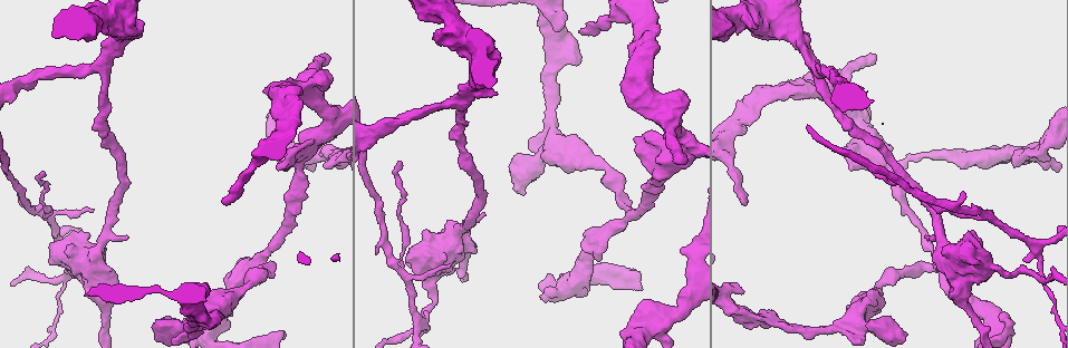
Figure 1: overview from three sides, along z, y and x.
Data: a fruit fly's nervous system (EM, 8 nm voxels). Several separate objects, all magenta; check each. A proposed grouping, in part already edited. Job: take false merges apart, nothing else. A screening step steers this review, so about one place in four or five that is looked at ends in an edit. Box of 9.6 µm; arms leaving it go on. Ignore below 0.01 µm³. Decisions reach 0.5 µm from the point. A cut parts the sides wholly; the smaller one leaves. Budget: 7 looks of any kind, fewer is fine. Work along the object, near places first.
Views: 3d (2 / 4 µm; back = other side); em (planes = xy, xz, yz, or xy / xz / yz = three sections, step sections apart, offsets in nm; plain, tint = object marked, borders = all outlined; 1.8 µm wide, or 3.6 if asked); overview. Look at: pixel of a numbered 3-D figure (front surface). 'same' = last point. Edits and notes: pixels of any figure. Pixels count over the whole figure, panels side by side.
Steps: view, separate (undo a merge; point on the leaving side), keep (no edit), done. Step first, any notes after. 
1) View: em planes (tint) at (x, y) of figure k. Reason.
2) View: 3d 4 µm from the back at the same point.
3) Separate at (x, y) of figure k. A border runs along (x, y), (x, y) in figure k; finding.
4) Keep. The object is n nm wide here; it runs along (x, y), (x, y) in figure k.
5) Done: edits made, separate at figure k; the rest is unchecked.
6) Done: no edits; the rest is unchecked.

View: em planes (borders) at (736, 125) of figure 1.

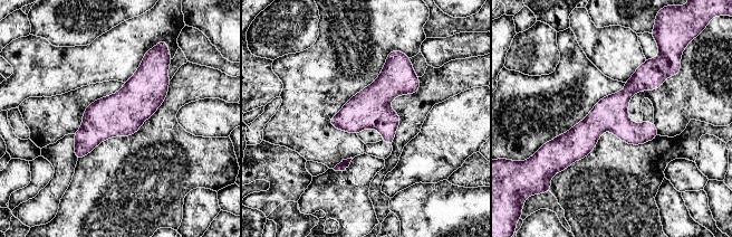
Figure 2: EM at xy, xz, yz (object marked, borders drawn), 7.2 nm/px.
Keep. The object is 240 nm wide here; it runs along (667, 74), (639, 81), (559, 151) in figure 2; one cell here.

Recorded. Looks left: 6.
View: 3d 4 µm at (563, 287) of figure 1. Abrupt turn.

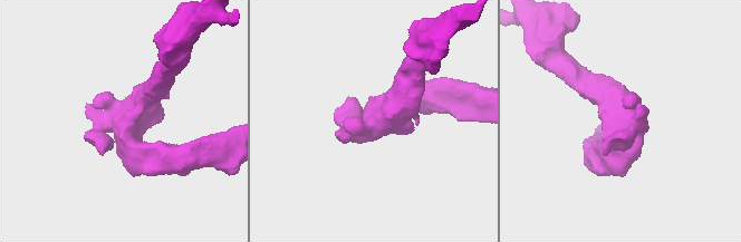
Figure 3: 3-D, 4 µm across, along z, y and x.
View: em planes (tint) at (378, 121) of figure 3.

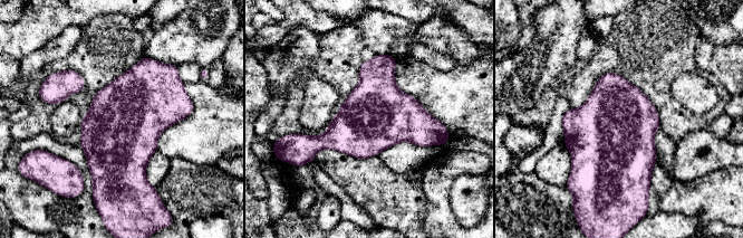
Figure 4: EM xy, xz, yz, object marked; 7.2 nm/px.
Keep. One cell here.

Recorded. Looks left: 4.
View: em yz step 8 (tint) at (428, 308) of figure 1. A fork.

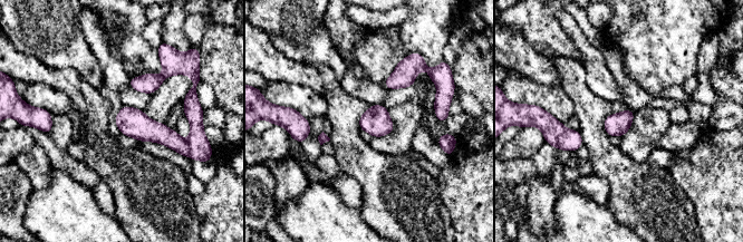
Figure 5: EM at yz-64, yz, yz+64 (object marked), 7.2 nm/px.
Separate at (200, 149) of figure 5. The object is 170 nm wide here; two cells meet here.

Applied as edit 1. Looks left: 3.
Done: edits made, separate at figure 5; the rest is unchecked.

